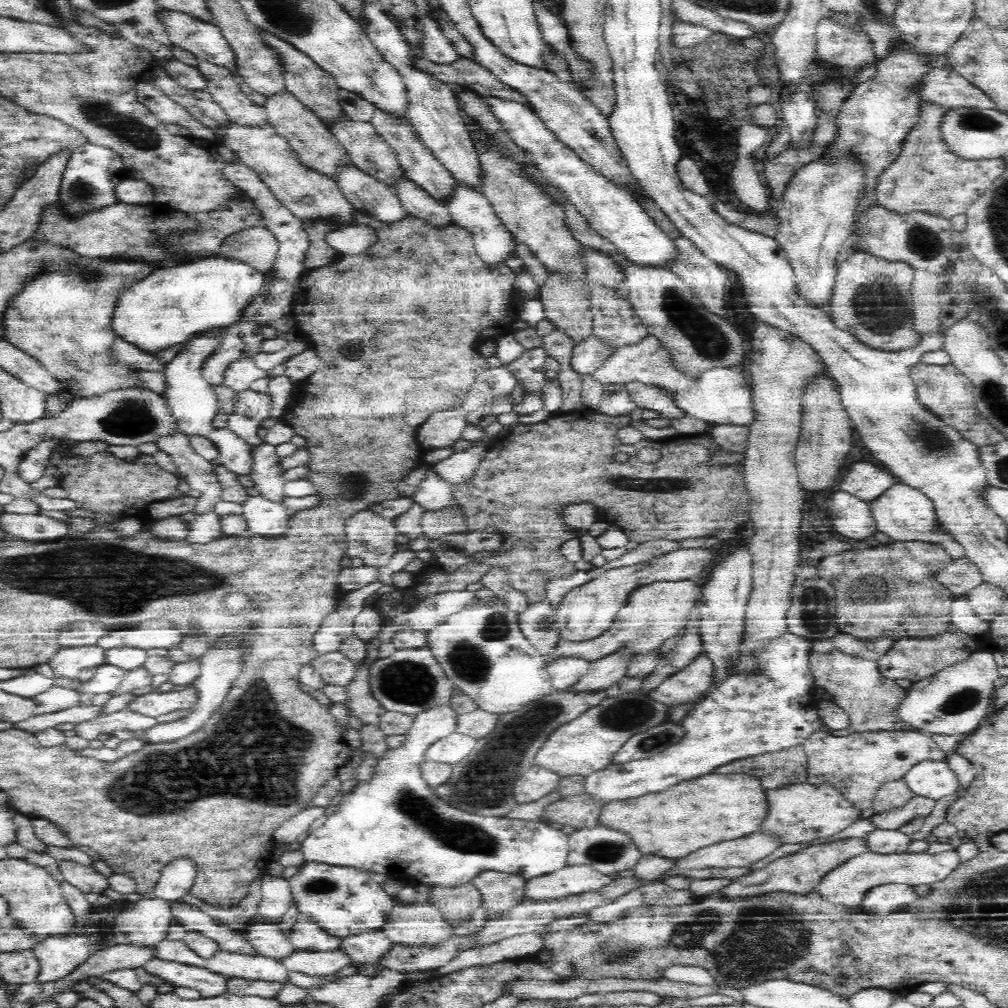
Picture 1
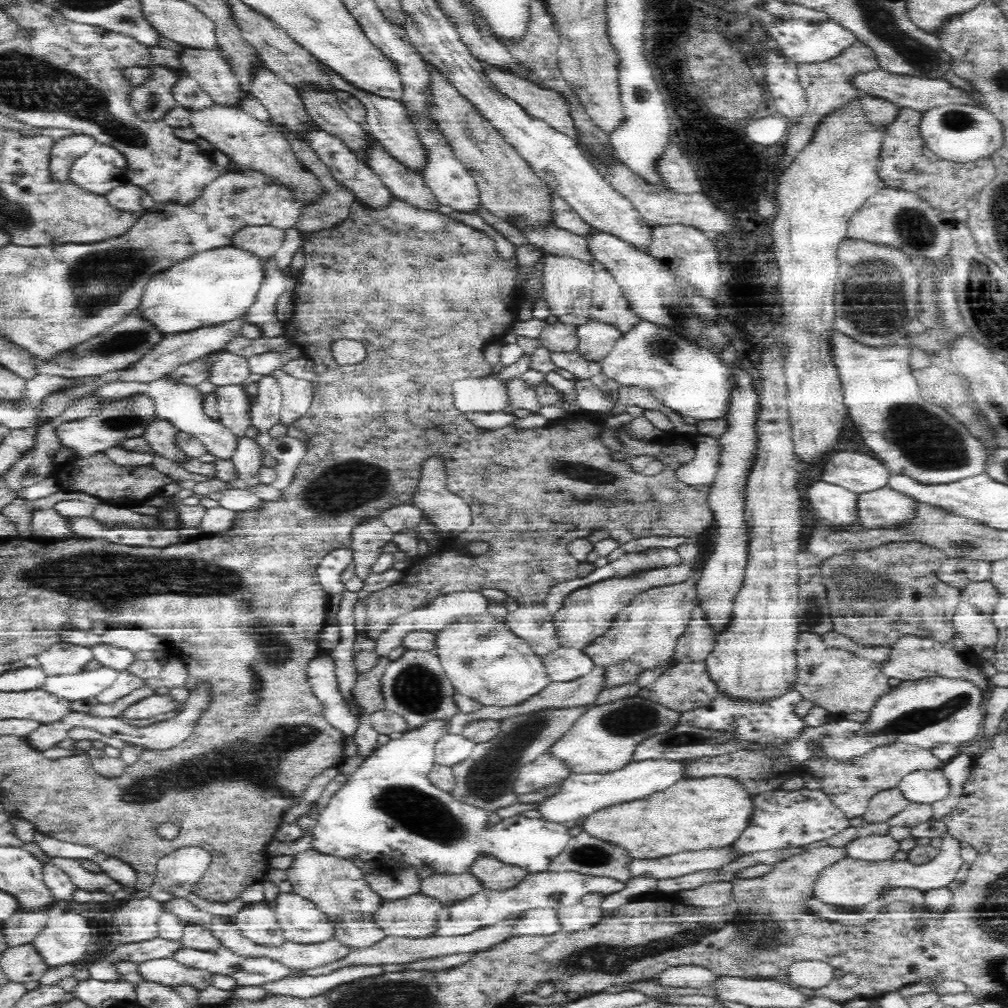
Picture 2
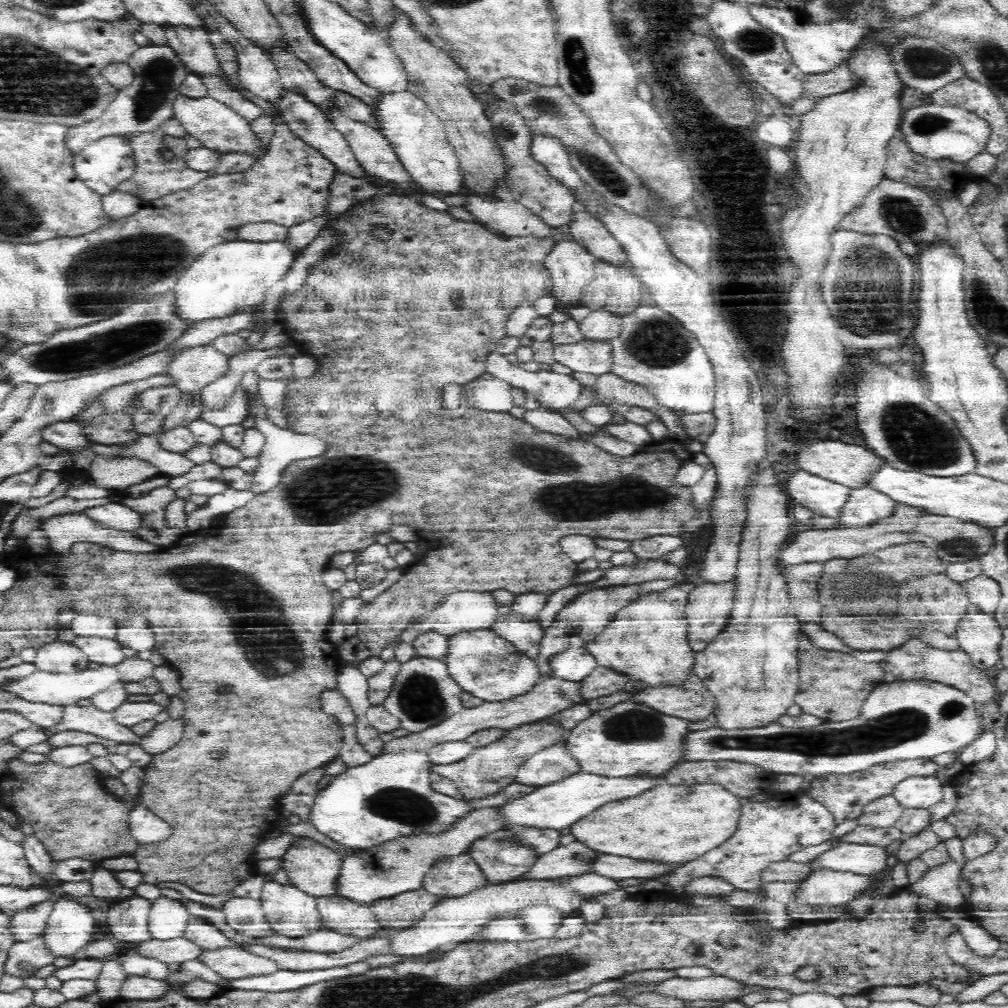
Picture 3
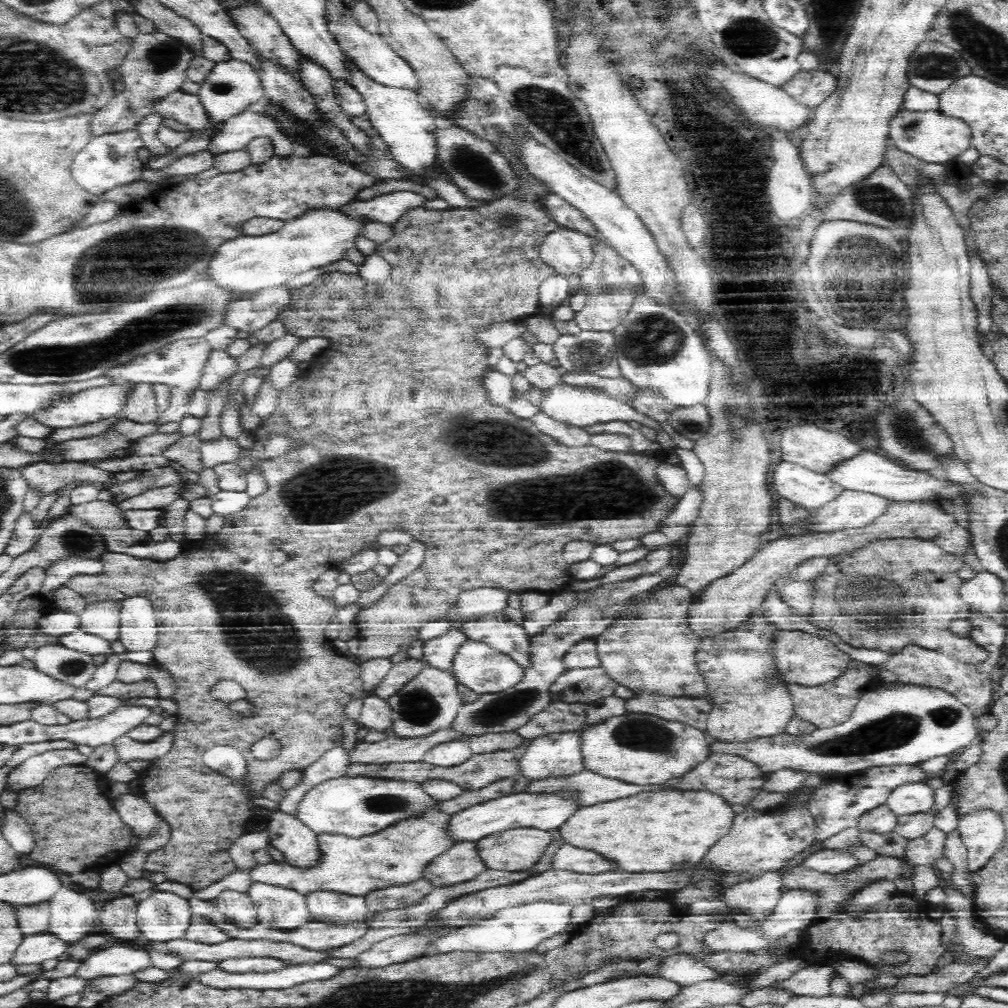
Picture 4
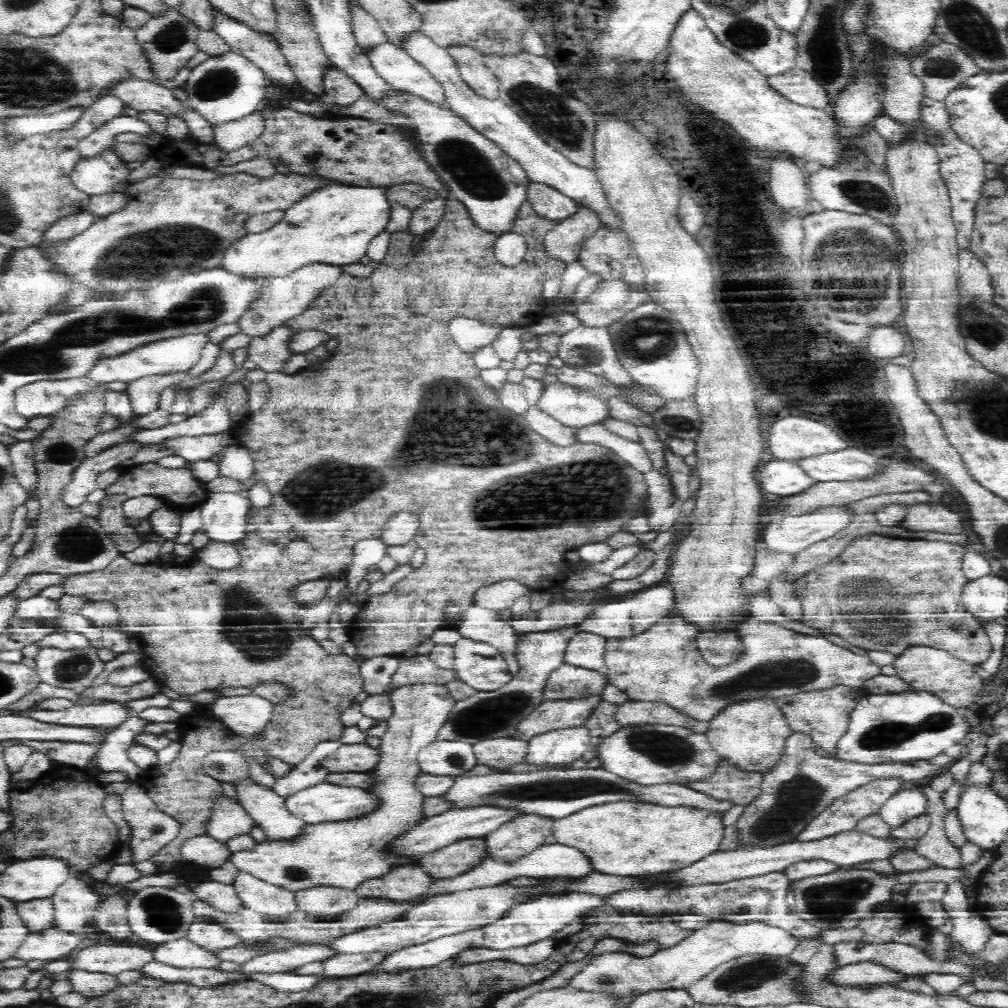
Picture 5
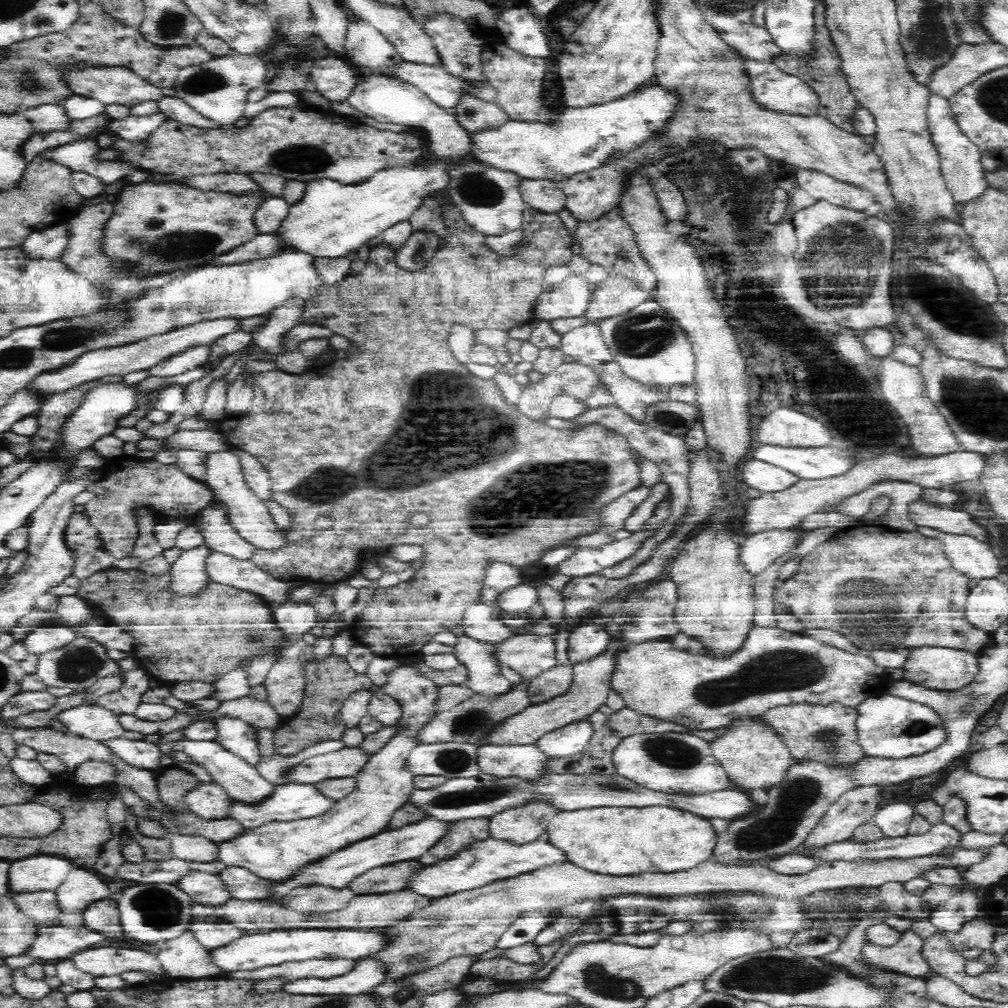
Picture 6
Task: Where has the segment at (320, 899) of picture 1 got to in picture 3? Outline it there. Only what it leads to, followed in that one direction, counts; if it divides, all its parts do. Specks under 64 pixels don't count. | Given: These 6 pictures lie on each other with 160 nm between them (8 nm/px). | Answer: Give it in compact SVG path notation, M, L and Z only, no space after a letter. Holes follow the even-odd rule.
M312 840L298 841L281 857L283 869L289 878L288 884L294 886L303 894L316 899L340 897L339 882L343 876L345 859L339 853Z

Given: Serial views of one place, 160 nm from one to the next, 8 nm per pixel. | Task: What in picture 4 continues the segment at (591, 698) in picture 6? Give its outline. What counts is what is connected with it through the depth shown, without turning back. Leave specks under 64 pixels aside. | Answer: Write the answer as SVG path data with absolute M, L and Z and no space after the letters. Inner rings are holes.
M551 702L515 731L523 738L536 739L551 734L578 732L587 724L585 710L586 706L582 704Z

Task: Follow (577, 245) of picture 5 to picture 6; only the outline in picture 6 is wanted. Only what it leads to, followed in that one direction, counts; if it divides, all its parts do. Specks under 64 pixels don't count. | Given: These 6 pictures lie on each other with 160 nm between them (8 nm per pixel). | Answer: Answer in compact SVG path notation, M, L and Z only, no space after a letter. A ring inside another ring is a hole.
M606 165L586 172L573 174L568 179L557 181L558 188L567 194L565 209L580 223L591 223L616 209L622 192L622 168L624 165Z

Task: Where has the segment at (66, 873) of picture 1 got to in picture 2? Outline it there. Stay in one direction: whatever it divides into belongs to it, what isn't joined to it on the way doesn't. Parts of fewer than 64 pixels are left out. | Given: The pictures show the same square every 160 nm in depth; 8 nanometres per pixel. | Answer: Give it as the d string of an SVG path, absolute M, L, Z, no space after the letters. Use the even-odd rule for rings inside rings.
M53 857L52 862L72 879L78 890L108 892L109 894L114 894L121 890L118 883L104 871L90 872L82 868L78 861L71 858Z

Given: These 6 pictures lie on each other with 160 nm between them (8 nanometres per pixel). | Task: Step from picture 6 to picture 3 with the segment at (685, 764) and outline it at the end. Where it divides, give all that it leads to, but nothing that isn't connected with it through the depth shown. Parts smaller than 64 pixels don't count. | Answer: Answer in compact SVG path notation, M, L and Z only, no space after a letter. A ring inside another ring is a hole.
M630 699L617 702L602 710L596 710L588 718L574 724L562 745L564 745L566 753L578 762L582 772L608 777L626 777L645 771L667 774L674 765L681 762L680 740L689 730L686 724L688 724L686 719L660 712L653 706Z

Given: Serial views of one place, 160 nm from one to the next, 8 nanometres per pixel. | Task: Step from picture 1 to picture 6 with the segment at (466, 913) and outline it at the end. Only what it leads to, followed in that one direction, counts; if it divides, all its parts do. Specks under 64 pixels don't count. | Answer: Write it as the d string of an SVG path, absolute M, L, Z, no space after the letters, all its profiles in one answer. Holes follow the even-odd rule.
M488 818L463 819L456 822L452 834L437 842L419 861L425 867L434 866L490 838Z

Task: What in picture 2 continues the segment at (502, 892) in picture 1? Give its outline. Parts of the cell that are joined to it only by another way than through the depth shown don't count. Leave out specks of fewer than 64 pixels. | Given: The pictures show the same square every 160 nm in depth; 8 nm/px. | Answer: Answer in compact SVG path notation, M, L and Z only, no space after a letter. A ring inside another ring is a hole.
M480 857L472 865L471 873L480 881L484 890L489 892L504 892L519 886L526 878L526 869L517 866L505 865L490 857Z

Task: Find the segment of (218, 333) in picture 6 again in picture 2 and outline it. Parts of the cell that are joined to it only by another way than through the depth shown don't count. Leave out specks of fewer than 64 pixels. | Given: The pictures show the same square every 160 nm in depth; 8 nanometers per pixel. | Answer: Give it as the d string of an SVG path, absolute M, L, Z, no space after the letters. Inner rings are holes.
M226 352L213 360L209 381L220 387L242 387L252 373L248 358Z

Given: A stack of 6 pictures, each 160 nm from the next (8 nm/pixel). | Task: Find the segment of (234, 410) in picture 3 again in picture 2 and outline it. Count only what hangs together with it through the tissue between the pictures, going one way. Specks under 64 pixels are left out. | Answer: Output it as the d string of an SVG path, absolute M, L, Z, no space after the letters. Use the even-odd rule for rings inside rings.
M250 374L250 378L242 384L259 383L258 394L254 396L254 406L250 412L252 425L260 431L267 431L272 426L281 424L282 391L278 385L278 378L272 375Z

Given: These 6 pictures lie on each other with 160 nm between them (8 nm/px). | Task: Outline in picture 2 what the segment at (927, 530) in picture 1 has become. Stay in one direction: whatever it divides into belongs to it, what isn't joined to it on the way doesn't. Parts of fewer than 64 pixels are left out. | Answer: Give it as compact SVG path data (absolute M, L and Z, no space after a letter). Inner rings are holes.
M885 486L859 495L860 523L866 530L901 529L917 518L921 504L915 496Z

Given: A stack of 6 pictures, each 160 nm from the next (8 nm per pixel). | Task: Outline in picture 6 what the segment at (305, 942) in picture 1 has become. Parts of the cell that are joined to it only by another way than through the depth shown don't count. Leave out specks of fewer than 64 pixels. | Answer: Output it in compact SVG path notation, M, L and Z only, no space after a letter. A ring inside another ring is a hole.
M228 867L220 874L233 899L244 902L281 903L275 882L260 878L242 867Z

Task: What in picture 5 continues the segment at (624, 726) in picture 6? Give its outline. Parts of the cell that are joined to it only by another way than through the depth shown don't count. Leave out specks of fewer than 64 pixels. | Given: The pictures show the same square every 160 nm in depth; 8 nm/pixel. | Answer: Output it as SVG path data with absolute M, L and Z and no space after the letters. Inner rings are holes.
M630 699L619 704L615 717L620 726L659 722L660 724L683 726L700 733L705 733L709 726L708 720L692 718L687 712L660 700Z

